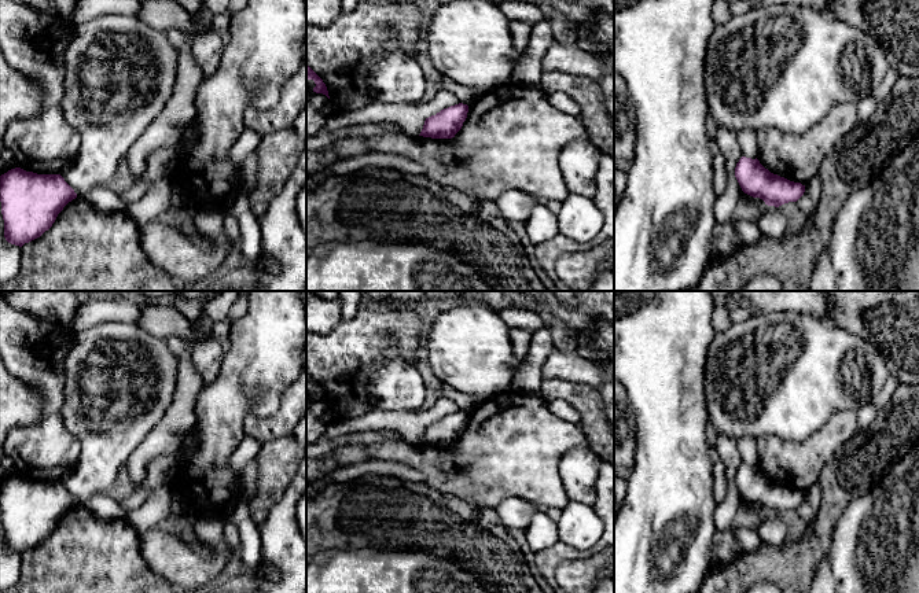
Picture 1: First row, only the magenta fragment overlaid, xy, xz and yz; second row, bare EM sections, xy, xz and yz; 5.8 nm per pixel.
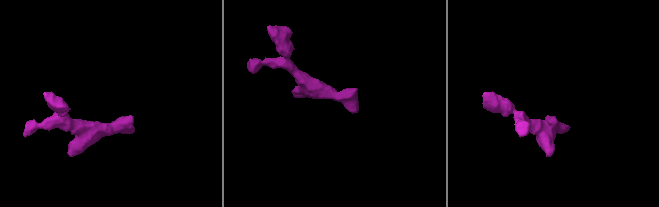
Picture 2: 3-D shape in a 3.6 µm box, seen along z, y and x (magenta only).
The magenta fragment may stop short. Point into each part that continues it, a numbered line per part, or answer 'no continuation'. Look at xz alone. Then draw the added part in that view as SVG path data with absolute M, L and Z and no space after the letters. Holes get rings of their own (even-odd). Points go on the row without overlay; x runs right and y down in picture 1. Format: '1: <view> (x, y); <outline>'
no continuation

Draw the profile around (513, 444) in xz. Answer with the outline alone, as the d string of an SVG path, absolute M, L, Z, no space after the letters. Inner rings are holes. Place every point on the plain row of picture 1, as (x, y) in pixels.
M510 390L484 401L468 413L467 426L452 446L385 441L365 446L361 457L416 468L426 475L426 486L471 505L495 509L503 500L517 497L545 511L563 509L569 502L559 464L573 447L591 447L578 424L555 416L547 401Z

